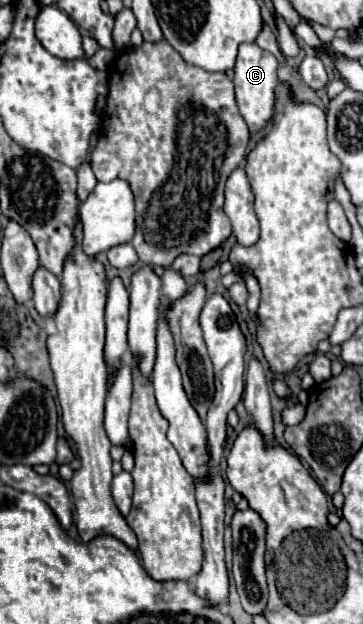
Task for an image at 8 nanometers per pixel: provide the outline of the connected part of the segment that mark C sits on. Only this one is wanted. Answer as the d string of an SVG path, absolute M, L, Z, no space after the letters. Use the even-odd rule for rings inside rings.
M241 43L237 63L235 63L235 95L239 103L239 111L249 127L251 133L257 133L263 129L271 115L273 115L273 103L275 103L275 87L279 83L277 79L277 59L273 53L261 49L257 43Z

